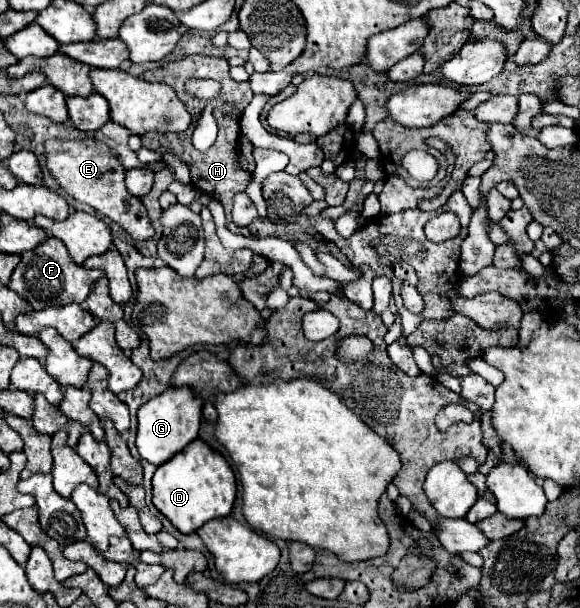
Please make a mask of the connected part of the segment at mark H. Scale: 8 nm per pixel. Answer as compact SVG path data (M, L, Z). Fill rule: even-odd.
M216 116L216 122L218 122L218 138L216 138L216 142L214 142L206 152L198 152L198 150L192 146L192 142L190 142L190 136L192 136L192 130L194 130L196 122L192 122L192 126L190 126L186 132L178 132L178 134L148 132L146 136L142 136L142 144L144 144L146 148L150 148L152 152L158 152L158 154L162 154L162 152L172 152L172 154L176 154L178 158L182 158L182 160L188 164L188 168L190 168L194 188L200 190L200 192L204 192L204 194L208 194L208 196L212 196L214 200L218 200L218 202L224 206L224 210L226 210L227 228L234 234L252 236L252 232L250 232L247 227L236 226L231 218L233 207L232 198L234 198L234 194L244 192L246 186L248 186L250 180L252 180L248 172L244 172L242 168L238 168L238 154L236 154L238 134L240 134L240 132L238 132L238 124L236 124L234 118L228 120L228 118L224 118L224 116Z

